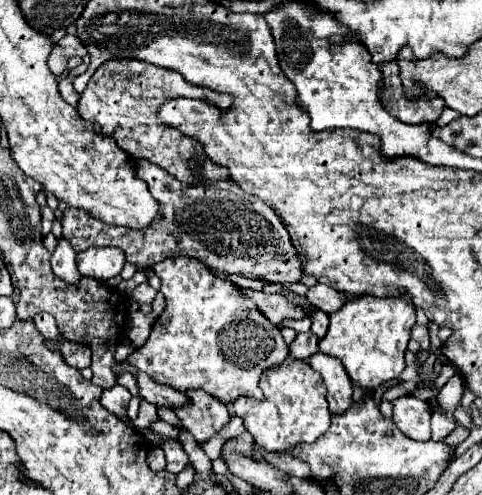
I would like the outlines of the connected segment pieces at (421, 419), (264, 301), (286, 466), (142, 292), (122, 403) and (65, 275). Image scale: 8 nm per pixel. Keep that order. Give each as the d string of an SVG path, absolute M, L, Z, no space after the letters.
M400 396L394 402L394 424L408 438L430 440L430 416L432 408L414 396Z
M240 290L240 292L242 296L254 300L254 304L258 304L258 310L272 324L280 324L284 318L292 318L292 320L304 318L304 310L300 306L290 304L282 294L264 294L260 290Z
M258 448L260 454L270 462L274 464L276 468L280 468L282 472L290 474L290 476L296 476L296 478L312 478L310 474L310 466L308 464L302 464L302 460L294 458L292 454L278 454L278 452L266 452L262 448Z
M144 282L144 284L136 286L130 296L132 296L138 304L152 304L152 300L154 300L154 296L156 296L156 290L154 290L148 282Z
M114 386L114 388L108 388L102 392L100 402L108 412L116 414L118 418L126 418L126 408L128 408L130 398L132 398L132 394L128 392L128 388Z
M58 240L58 246L52 252L52 270L60 280L68 284L78 284L82 278L82 274L76 268L76 252L66 240Z

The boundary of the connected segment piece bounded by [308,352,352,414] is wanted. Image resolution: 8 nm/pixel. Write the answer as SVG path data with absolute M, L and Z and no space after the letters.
M316 352L314 356L310 356L308 364L324 378L324 384L328 388L330 412L332 414L346 412L346 408L350 408L350 402L352 402L352 384L340 360L326 356L322 352Z

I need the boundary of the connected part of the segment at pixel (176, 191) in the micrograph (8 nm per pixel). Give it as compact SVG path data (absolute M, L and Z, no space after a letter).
M130 158L138 176L150 186L150 194L162 204L162 216L144 230L132 230L94 220L80 208L66 208L62 216L64 238L76 252L84 252L90 246L116 246L124 250L126 260L136 268L152 268L152 264L174 258L190 256L206 262L214 270L228 274L242 274L246 278L260 278L266 282L292 284L302 276L296 248L290 242L288 230L280 222L278 214L262 200L248 196L234 180L222 180L214 184L188 186L174 180L166 170L146 160Z

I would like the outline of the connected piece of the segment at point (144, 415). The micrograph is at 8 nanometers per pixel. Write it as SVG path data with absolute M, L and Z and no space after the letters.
M140 400L140 412L138 412L138 418L132 422L134 428L138 430L144 430L148 428L154 420L158 420L158 414L156 414L156 406L146 402L146 400Z

